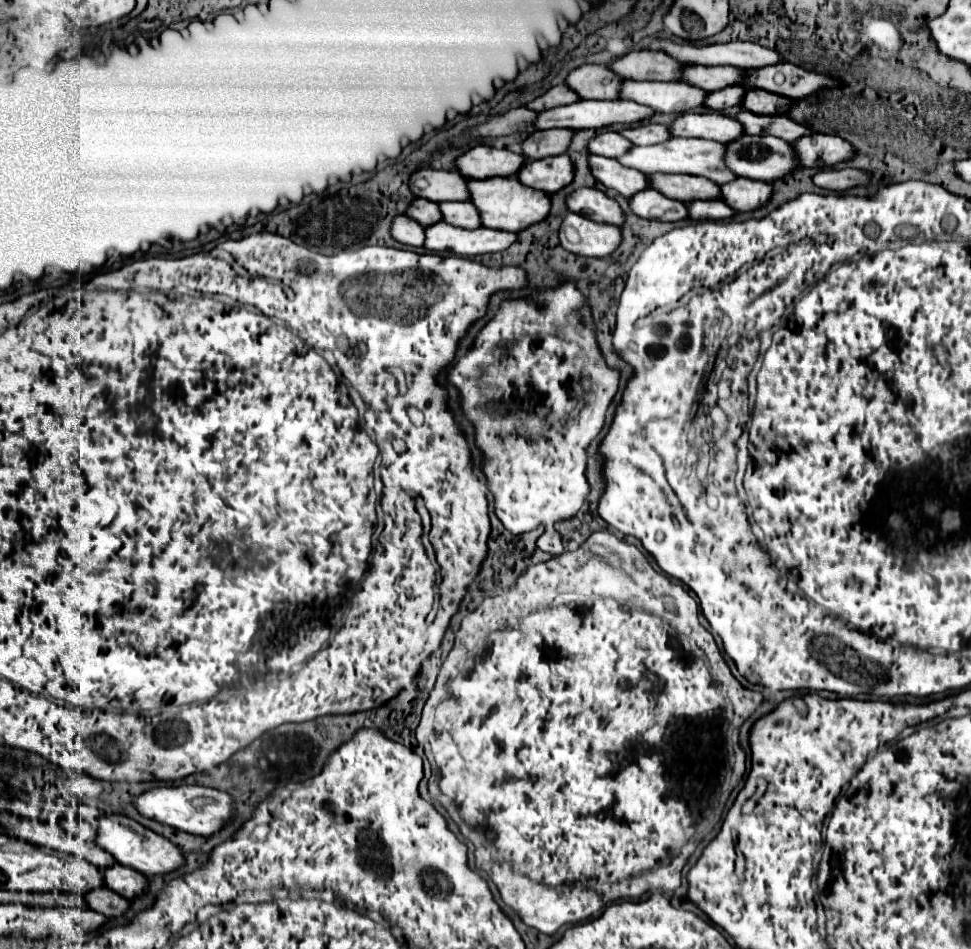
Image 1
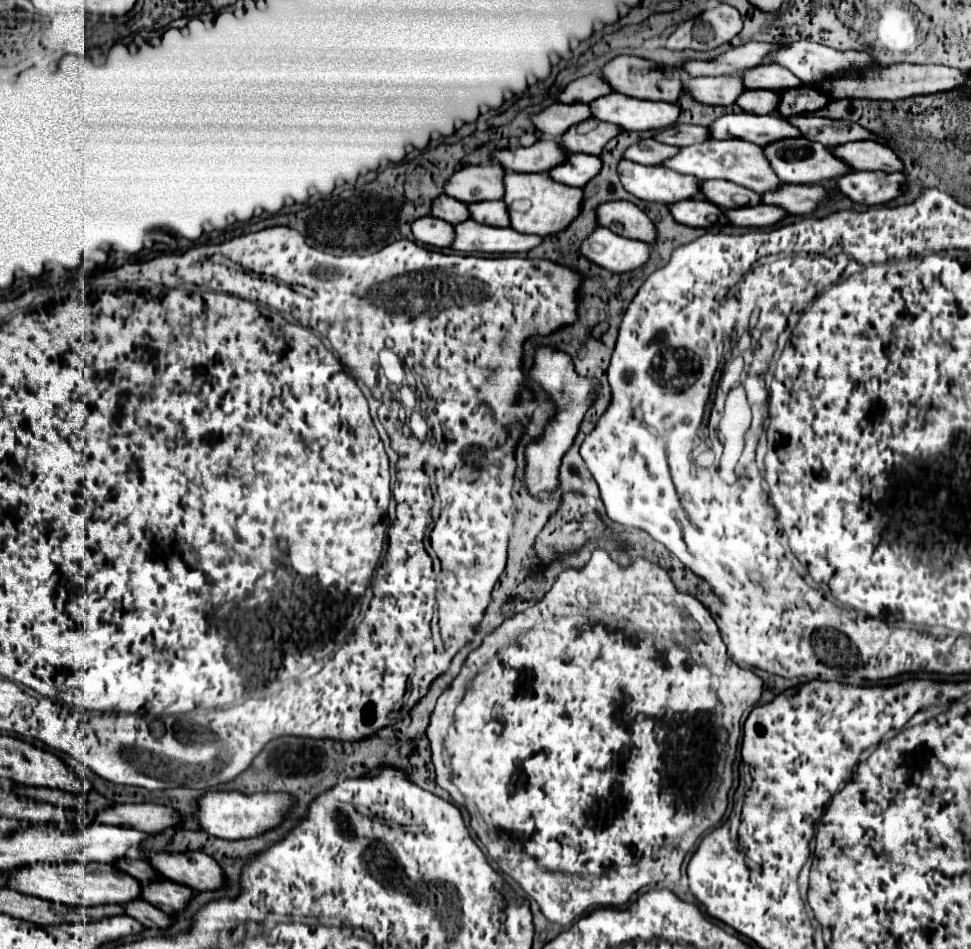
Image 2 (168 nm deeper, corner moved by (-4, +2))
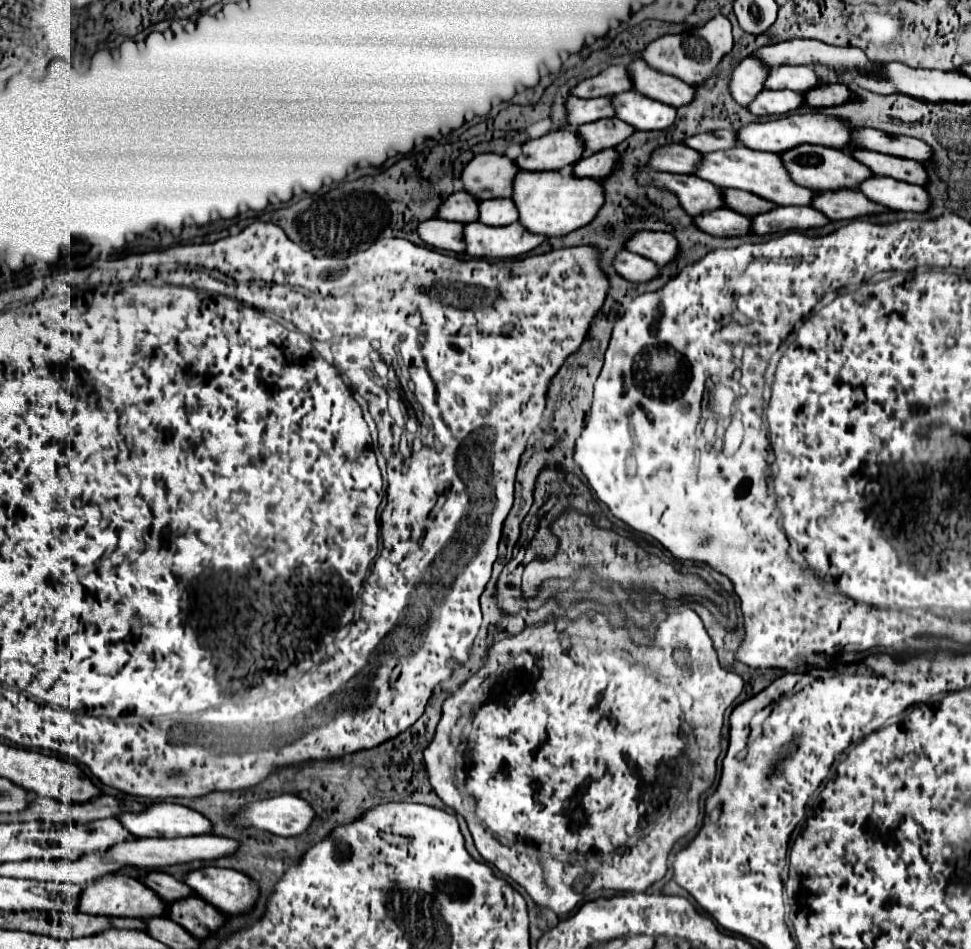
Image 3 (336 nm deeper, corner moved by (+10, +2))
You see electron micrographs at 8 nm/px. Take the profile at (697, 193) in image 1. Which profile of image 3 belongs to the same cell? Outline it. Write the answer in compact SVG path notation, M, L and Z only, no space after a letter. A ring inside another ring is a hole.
M725 190L725 202L727 202L727 208L741 212L745 216L757 216L777 208L773 202L745 190Z

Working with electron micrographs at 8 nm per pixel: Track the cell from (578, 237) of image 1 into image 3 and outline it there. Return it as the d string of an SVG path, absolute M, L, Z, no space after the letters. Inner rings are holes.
M623 250L617 254L615 258L615 270L629 282L641 284L641 282L649 282L655 280L657 276L661 276L659 266L643 256L637 256L629 250Z

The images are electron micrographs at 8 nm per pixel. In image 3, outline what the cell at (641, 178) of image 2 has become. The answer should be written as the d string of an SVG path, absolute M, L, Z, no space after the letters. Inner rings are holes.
M641 172L641 184L661 184L667 190L673 190L679 196L681 206L691 216L701 216L711 210L719 210L725 206L723 188L687 174L665 174L665 172Z

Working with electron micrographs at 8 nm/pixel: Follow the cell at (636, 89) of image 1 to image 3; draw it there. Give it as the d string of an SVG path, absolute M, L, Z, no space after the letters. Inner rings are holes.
M747 56L731 76L731 94L741 106L749 106L761 90L765 90L765 82L769 76L769 68L755 56Z

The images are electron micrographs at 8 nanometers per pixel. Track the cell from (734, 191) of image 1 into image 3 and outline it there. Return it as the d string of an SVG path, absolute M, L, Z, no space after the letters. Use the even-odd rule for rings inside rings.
M857 190L821 192L813 200L813 208L821 210L829 220L853 220L853 218L889 212L889 208L865 198L865 194Z

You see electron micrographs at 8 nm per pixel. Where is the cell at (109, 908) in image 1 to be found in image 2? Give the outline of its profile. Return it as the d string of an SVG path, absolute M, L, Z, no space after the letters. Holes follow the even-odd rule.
M135 898L127 904L123 904L125 912L135 918L137 922L141 922L143 926L147 928L165 928L171 924L171 916L165 914L165 912L159 912L155 906L151 906L149 902L141 900L141 898Z

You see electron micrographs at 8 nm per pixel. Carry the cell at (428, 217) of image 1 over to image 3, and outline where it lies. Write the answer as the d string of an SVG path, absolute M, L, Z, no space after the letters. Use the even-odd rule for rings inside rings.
M465 190L463 192L453 192L449 196L449 200L443 202L443 206L439 210L439 218L461 222L461 224L477 222L477 218L479 218L479 200Z

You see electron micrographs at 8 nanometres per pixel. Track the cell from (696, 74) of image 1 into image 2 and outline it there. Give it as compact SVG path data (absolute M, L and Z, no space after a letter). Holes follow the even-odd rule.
M767 64L745 70L741 74L741 82L745 84L745 88L767 88L767 90L787 90L803 84L789 70L783 70L783 66L767 66Z

